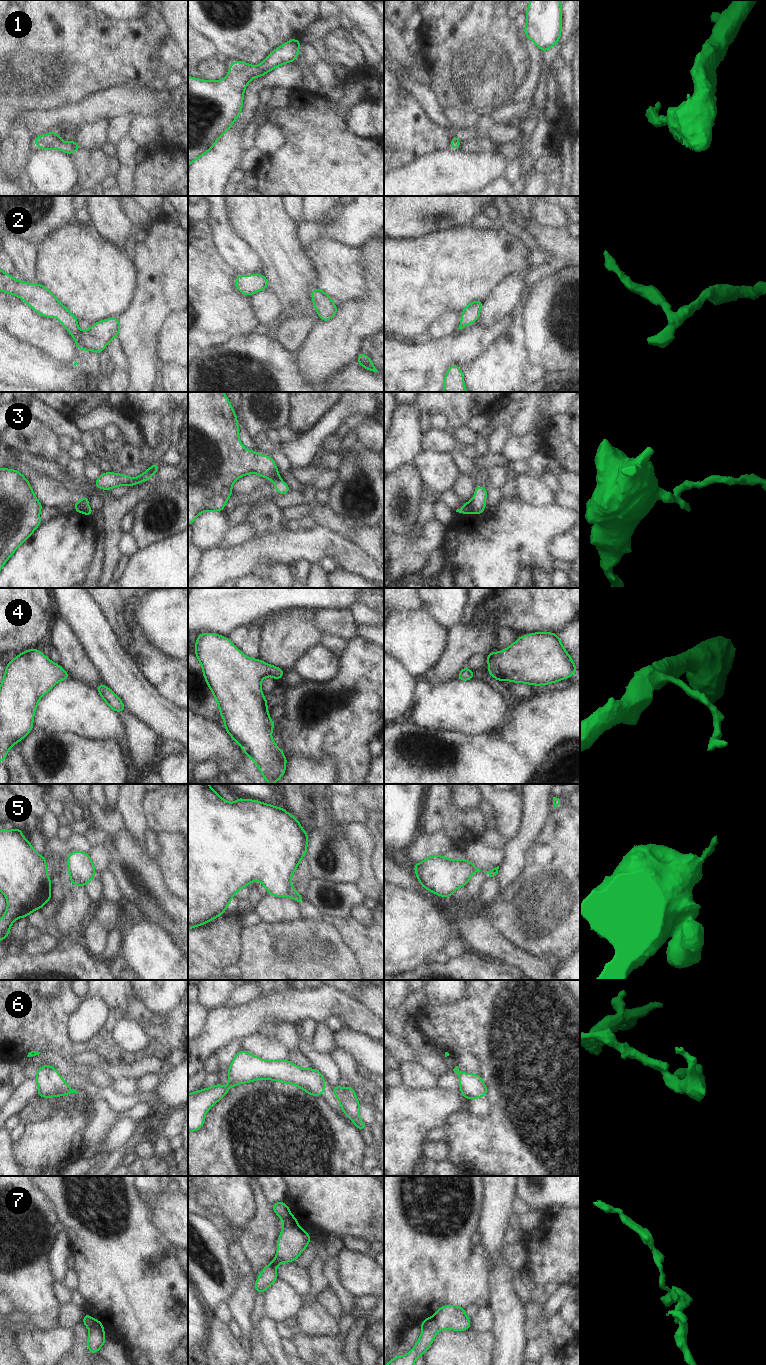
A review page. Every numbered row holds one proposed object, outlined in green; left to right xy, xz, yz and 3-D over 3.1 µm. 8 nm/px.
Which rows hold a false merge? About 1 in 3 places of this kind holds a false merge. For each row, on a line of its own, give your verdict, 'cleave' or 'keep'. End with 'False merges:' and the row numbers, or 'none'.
1: keep
2: keep
3: cleave
4: keep
5: cleave
6: keep
7: cleave
False merges: 3, 5, 7

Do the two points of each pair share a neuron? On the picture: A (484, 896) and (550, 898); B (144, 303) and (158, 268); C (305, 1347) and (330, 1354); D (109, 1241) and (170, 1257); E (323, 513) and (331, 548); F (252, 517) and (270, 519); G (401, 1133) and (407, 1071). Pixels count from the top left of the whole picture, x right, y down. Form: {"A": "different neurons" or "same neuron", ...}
{"A": "different neurons", "B": "same neuron", "C": "same neuron", "D": "same neuron", "E": "different neurons", "F": "same neuron", "G": "different neurons"}

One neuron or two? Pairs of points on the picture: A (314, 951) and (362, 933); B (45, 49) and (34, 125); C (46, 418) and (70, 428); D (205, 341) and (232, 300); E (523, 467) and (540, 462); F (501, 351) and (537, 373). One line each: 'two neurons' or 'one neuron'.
A: two neurons
B: two neurons
C: one neuron
D: one neuron
E: one neuron
F: one neuron

